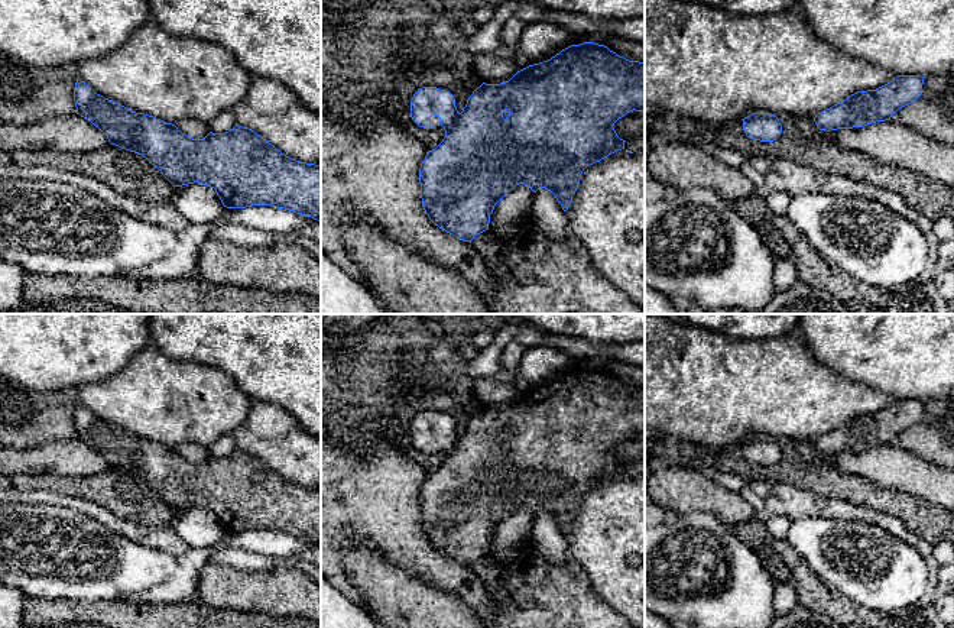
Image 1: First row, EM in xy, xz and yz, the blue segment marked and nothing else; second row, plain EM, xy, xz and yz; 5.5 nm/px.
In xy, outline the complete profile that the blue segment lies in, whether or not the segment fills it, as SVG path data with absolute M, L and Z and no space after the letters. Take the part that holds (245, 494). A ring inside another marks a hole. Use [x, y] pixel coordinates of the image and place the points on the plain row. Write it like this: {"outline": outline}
{"outline": "M80 402L74 425L77 438L98 451L111 469L145 480L173 511L198 506L214 512L227 532L270 530L321 547L321 489L286 480L249 451L236 449L225 457L210 456L202 463L192 463L172 447L104 423Z"}

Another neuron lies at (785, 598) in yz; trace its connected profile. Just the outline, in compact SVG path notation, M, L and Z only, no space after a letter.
M775 582L773 611L776 616L791 612L799 603L798 593L789 582Z

